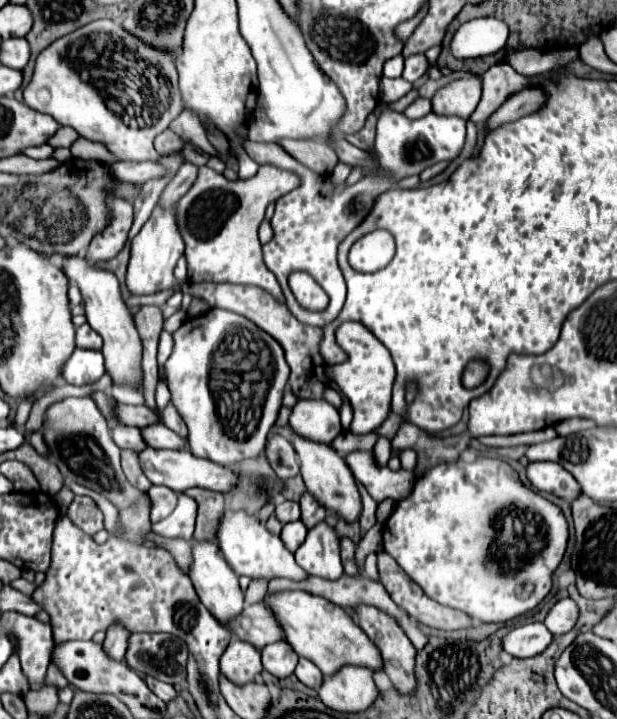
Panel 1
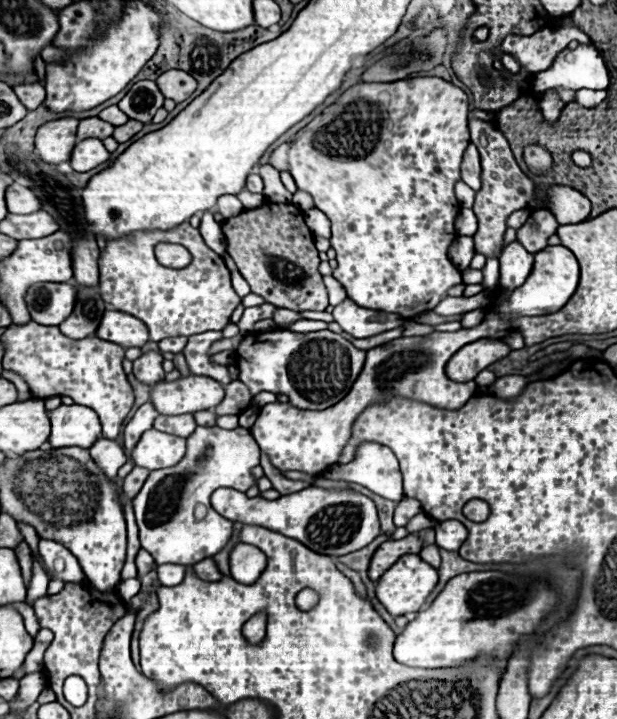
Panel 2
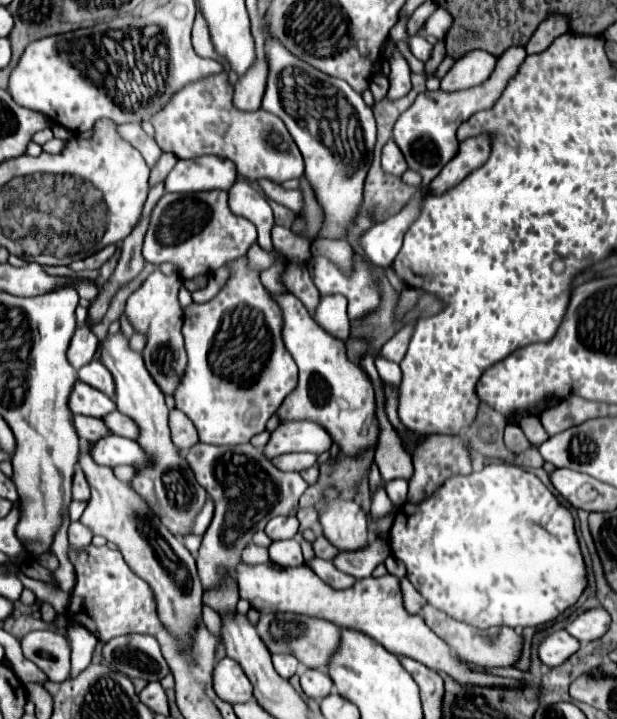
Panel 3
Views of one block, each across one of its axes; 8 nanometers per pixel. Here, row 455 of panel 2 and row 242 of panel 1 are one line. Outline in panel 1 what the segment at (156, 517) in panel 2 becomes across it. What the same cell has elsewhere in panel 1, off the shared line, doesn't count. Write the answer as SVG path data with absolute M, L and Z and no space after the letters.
M262 164L254 178L236 180L236 182L226 180L222 174L210 170L208 166L202 166L198 180L194 182L194 188L190 188L190 192L178 200L178 226L182 228L182 238L186 244L188 280L190 282L214 282L214 284L252 284L252 286L258 286L270 292L280 304L284 304L286 300L284 300L284 294L280 290L276 276L270 270L266 270L266 266L262 264L258 226L264 218L266 206L278 200L280 196L288 194L290 190L298 188L300 186L298 182L300 182L298 174L290 170L282 170L272 164Z

